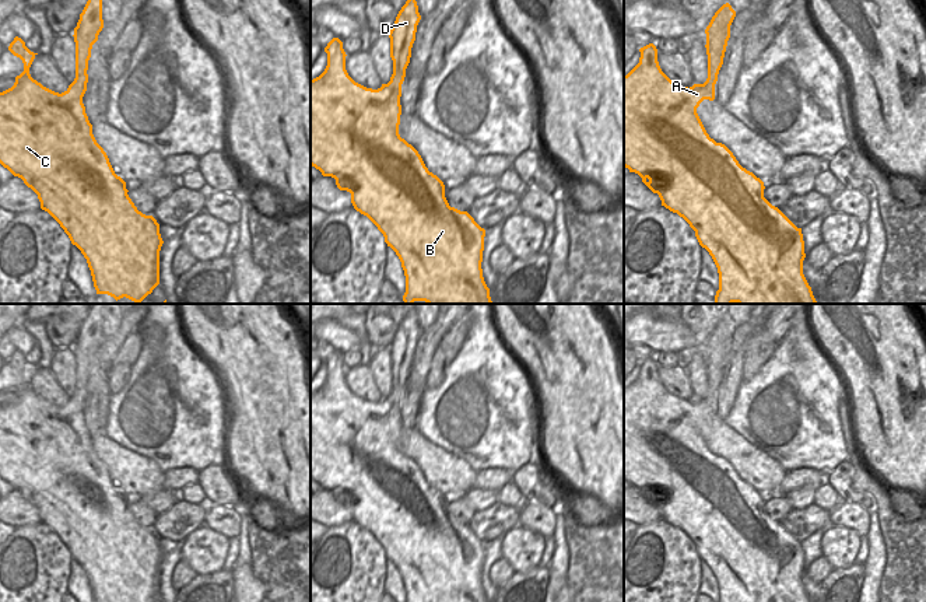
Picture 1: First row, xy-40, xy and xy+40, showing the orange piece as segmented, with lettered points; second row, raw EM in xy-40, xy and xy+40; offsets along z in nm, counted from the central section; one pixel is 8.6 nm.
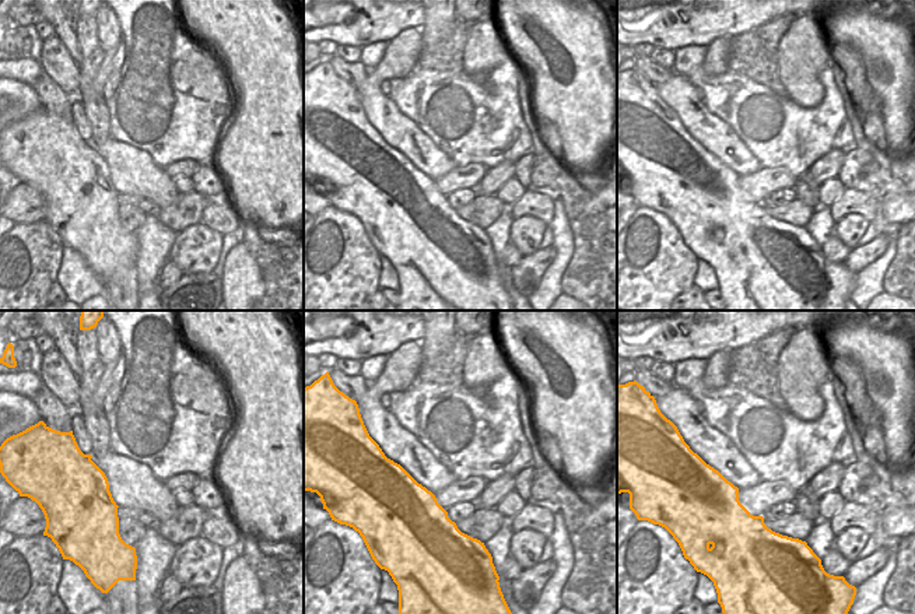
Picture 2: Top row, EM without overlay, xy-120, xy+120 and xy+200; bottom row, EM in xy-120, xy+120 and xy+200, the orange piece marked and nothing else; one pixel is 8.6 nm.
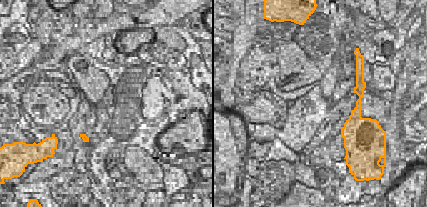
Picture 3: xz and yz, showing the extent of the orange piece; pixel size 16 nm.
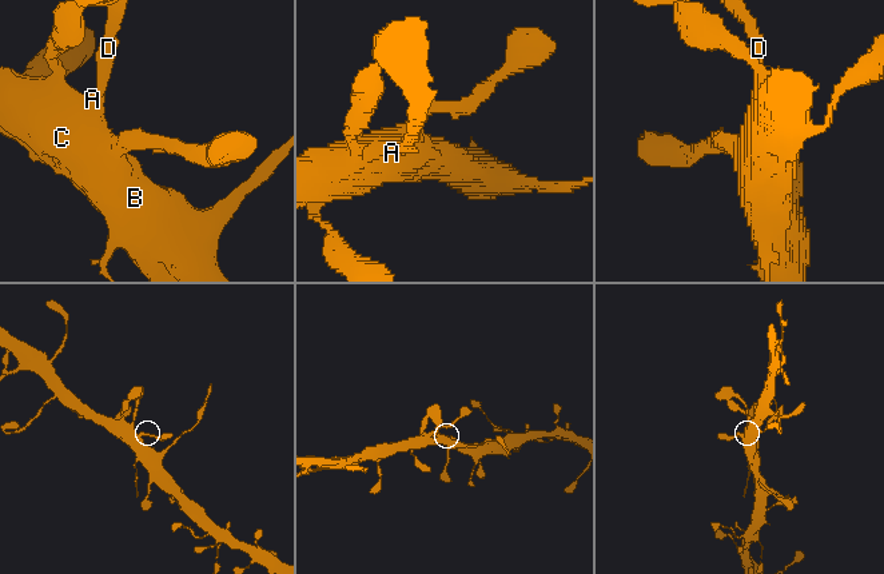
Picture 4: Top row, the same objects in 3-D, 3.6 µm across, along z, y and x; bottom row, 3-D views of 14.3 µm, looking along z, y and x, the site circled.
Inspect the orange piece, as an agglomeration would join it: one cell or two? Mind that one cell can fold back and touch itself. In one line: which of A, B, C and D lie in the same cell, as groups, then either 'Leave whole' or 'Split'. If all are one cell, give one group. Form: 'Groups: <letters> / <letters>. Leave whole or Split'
Groups: A B C D. Leave whole

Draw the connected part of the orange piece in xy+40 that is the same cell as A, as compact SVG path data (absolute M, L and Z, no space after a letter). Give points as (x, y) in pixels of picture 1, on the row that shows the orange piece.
M726 3L705 29L708 78L704 84L688 88L671 81L659 66L656 46L649 43L639 49L639 63L624 76L624 167L638 174L642 182L659 195L662 206L690 224L699 245L712 256L719 273L715 304L817 304L803 274L806 253L802 228L764 197L764 182L743 168L725 144L709 137L697 113L704 99L715 99L715 84L734 17L736 11Z

